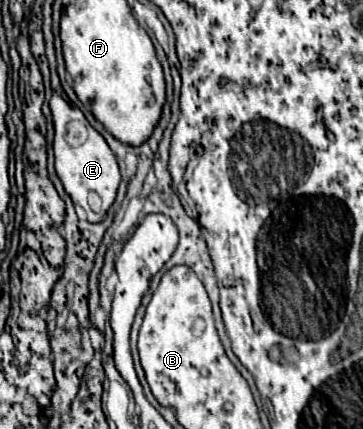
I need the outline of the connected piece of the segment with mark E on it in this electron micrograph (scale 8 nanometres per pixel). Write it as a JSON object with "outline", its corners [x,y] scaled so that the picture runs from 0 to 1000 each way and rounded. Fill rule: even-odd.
{"outline":[[[132,77],[127,82],[127,133],[132,133],[132,147],[138,147],[138,170],[143,170],[143,231],[138,231],[138,254],[143,254],[143,268],[149,268],[149,364],[152,364],[152,396],[160,403],[160,417],[171,422],[182,450],[198,459],[204,478],[220,478],[237,487],[242,497],[242,515],[253,520],[270,520],[281,515],[281,506],[292,501],[292,492],[303,487],[303,478],[314,473],[314,459],[320,459],[320,445],[325,445],[325,431],[331,431],[331,399],[325,399],[325,380],[320,380],[320,366],[309,357],[309,347],[298,343],[292,324],[259,301],[242,291],[242,282],[231,277],[226,259],[204,245],[193,245],[171,198],[165,198],[165,184],[154,175],[154,133],[149,133],[149,96],[143,96],[143,82]],[[198,277],[220,277],[237,287],[242,296],[242,329],[220,343],[193,343],[182,333],[182,291],[187,282]],[[256,457],[275,462],[278,483],[270,494],[253,492],[245,478],[245,464]]]}

